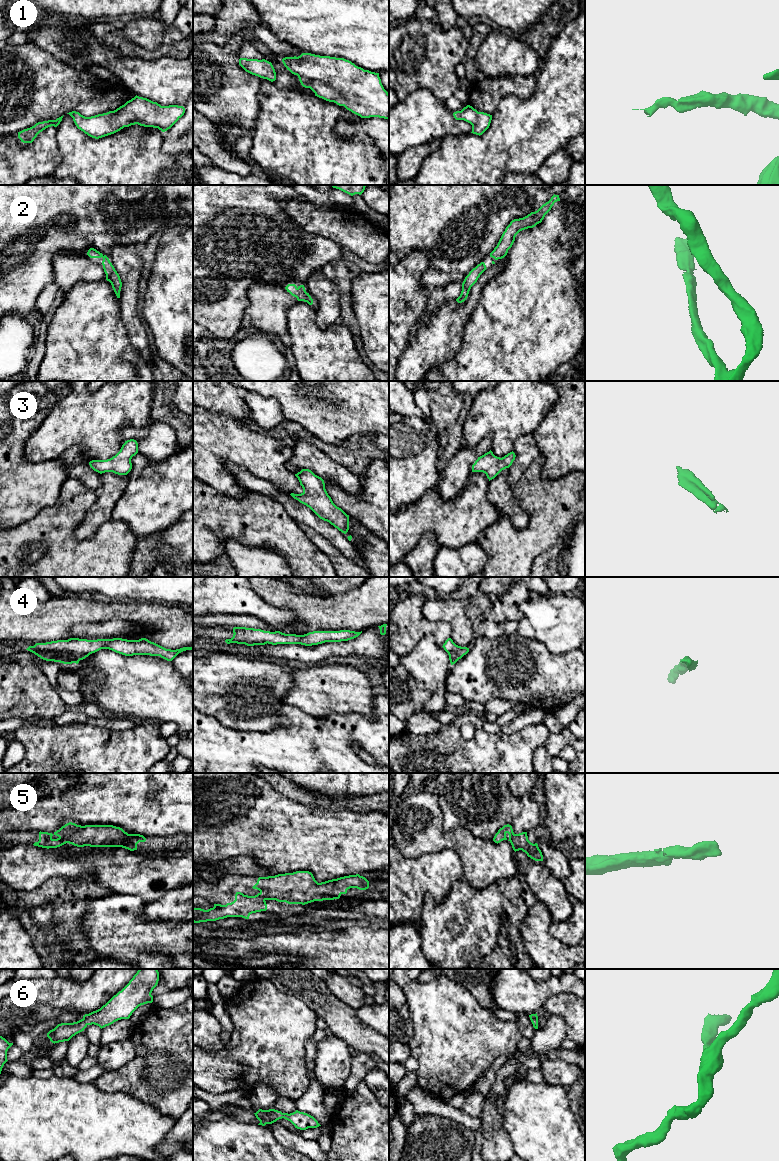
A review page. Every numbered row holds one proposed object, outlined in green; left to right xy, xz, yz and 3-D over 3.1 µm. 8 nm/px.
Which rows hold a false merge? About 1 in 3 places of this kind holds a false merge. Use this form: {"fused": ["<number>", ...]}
{"fused": []}

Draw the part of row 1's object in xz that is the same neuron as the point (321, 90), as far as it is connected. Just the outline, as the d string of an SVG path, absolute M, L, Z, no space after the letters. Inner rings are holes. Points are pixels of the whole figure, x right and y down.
M311 53L285 57L282 62L287 70L298 76L301 85L310 88L315 96L344 106L361 118L379 117L389 120L389 93L384 89L379 73L364 70L344 58Z

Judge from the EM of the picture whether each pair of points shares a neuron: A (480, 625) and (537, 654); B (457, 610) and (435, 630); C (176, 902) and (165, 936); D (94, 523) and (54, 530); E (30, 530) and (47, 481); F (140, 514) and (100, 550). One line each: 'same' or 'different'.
A: different
B: different
C: different
D: different
E: different
F: different

